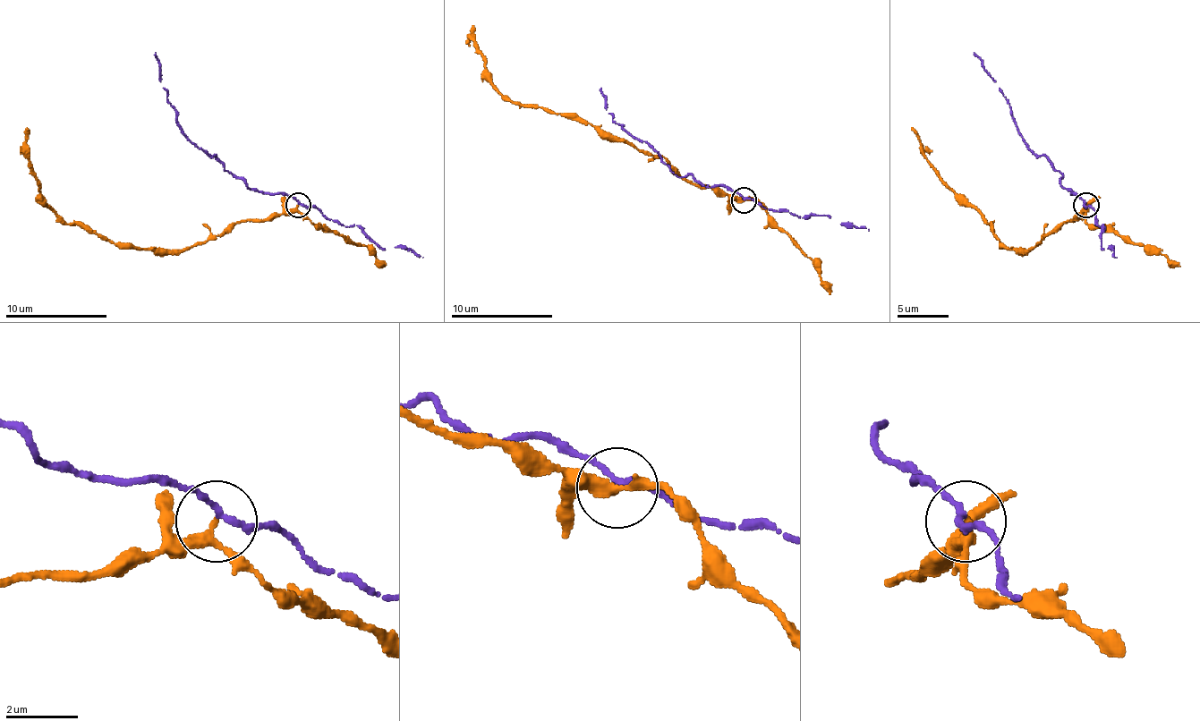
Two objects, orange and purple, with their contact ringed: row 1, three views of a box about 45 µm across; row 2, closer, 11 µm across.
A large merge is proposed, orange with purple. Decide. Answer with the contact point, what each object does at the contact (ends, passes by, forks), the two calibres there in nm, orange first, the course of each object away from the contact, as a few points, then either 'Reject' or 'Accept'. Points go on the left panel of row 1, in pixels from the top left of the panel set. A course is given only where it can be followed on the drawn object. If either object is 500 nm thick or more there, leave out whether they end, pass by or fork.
Place: (298, 205). At the ring orange passes by. At the ring purple passes by. Thickness 240 nm (orange) against 150 nm. Course of orange: (297, 206), (231, 224), (218, 236), (182, 249), (111, 243), (71, 226), (45, 200), (27, 155), (27, 126). Course of purple: (297, 203), (279, 193), (259, 193), (231, 175), (213, 155), (198, 147), (182, 131), (159, 80), (155, 53). Reject

